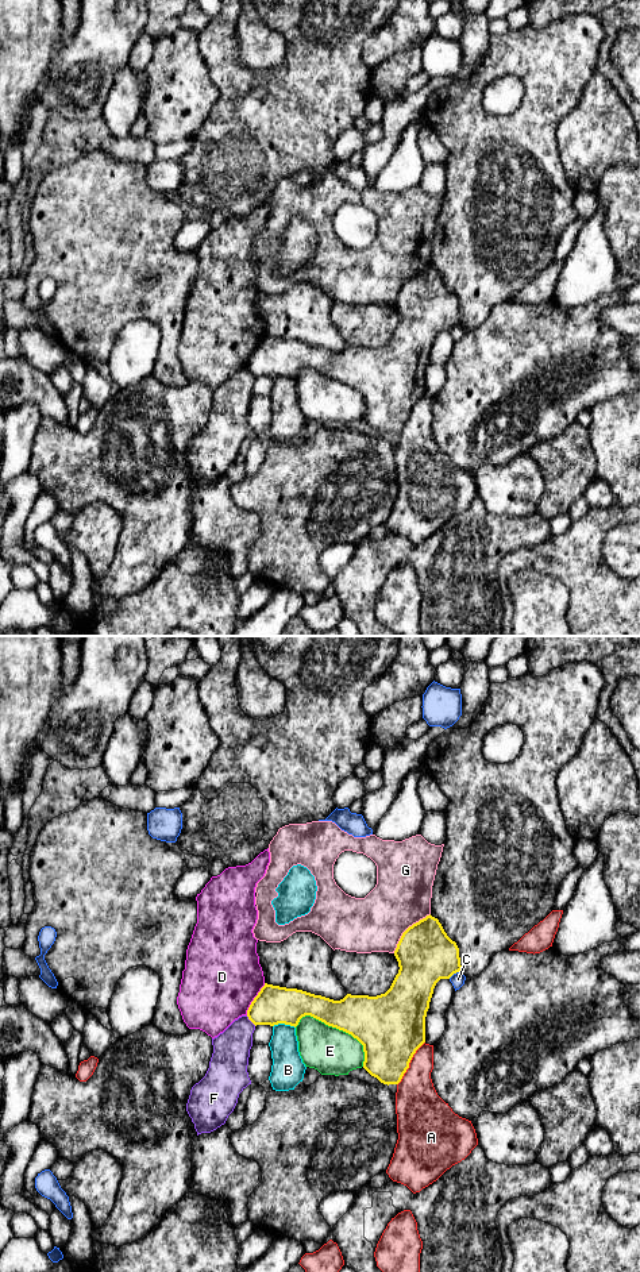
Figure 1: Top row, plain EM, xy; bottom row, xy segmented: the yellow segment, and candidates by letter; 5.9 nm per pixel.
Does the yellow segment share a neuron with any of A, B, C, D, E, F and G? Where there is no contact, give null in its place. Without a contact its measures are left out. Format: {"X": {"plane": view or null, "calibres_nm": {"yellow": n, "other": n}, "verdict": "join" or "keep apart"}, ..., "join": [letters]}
{"A": {"plane": "xy", "calibres_nm": {"yellow": 400, "other": 260}, "verdict": "keep apart"}, "B": {"plane": "xy", "calibres_nm": {"yellow": 240, "other": 180}, "verdict": "keep apart"}, "C": {"plane": "xy", "calibres_nm": {"yellow": 340, "other": 80}, "verdict": "keep apart"}, "D": {"plane": "xy", "calibres_nm": {"yellow": 240, "other": 460}, "verdict": "keep apart"}, "E": {"plane": "xy", "calibres_nm": {"yellow": 340, "other": 280}, "verdict": "keep apart"}, "F": {"plane": "xy", "calibres_nm": {"yellow": 240, "other": 220}, "verdict": "keep apart"}, "G": {"plane": "xy", "calibres_nm": {"yellow": 340, "other": 340}, "verdict": "keep apart"}, "join": []}

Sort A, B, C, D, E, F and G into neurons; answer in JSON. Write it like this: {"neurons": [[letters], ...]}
{"neurons": [["A", "D"], ["B"], ["C"], ["E"], ["F"], ["G"]]}

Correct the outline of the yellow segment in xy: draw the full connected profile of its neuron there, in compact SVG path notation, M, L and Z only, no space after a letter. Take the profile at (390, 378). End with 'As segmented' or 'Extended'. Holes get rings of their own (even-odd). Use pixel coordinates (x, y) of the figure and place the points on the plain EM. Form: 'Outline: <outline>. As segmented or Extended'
Outline: M431 266L402 285L394 308L400 321L385 346L347 346L343 351L334 352L302 342L265 335L251 354L247 369L255 378L285 375L296 379L302 369L311 367L356 390L363 397L363 420L371 428L388 438L398 436L413 406L425 394L425 369L436 335L462 323L462 317L456 294Z. As segmented

